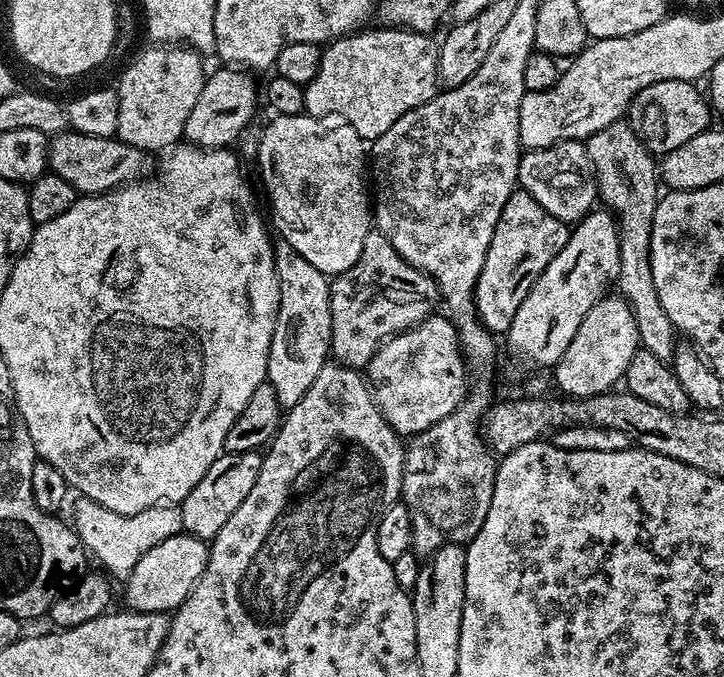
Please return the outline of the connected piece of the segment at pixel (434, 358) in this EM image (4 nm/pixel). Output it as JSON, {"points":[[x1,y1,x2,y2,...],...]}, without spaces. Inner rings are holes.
{"points":[[428,316,421,324,415,324,413,328,385,340,366,369,366,379,372,389,372,395,376,397,376,405,388,425,401,438,414,437,434,422,442,422,442,418,449,416,465,400,470,388,469,377,464,377,466,361,460,354,456,328,451,319,441,316]]}

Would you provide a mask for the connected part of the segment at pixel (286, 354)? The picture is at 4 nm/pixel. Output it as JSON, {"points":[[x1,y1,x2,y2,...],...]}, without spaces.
{"points":[[280,242,275,245,274,251,280,297,274,322,274,338,270,342,266,383,274,386,274,394,278,394,281,409,287,410,302,402,302,394,310,390,314,378,318,378,318,370,322,370,322,366,330,360,330,280,317,267,310,266,293,246]]}

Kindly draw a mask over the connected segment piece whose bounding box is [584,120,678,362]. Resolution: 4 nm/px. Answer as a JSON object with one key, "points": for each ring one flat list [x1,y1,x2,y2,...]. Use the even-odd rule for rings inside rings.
{"points":[[624,120,595,132,584,145,591,162,597,195,617,220,620,268,616,286,631,306,635,325,638,326,640,347,650,351,655,358,671,361,678,347,678,329,670,314,666,314,664,306,658,302,658,290,654,290,654,274,650,270,650,230,654,226,660,187,655,157]]}

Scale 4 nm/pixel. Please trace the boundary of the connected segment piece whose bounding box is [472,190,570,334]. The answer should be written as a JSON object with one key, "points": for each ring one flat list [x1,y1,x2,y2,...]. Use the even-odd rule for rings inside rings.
{"points":[[513,192,506,206,502,206,498,226,494,226,494,238,490,238,490,250,486,250,486,262,482,262,482,274,478,274,472,295,476,316,489,332,507,333,527,292,550,265,551,259,566,246,569,233,569,225,538,206,528,192]]}

